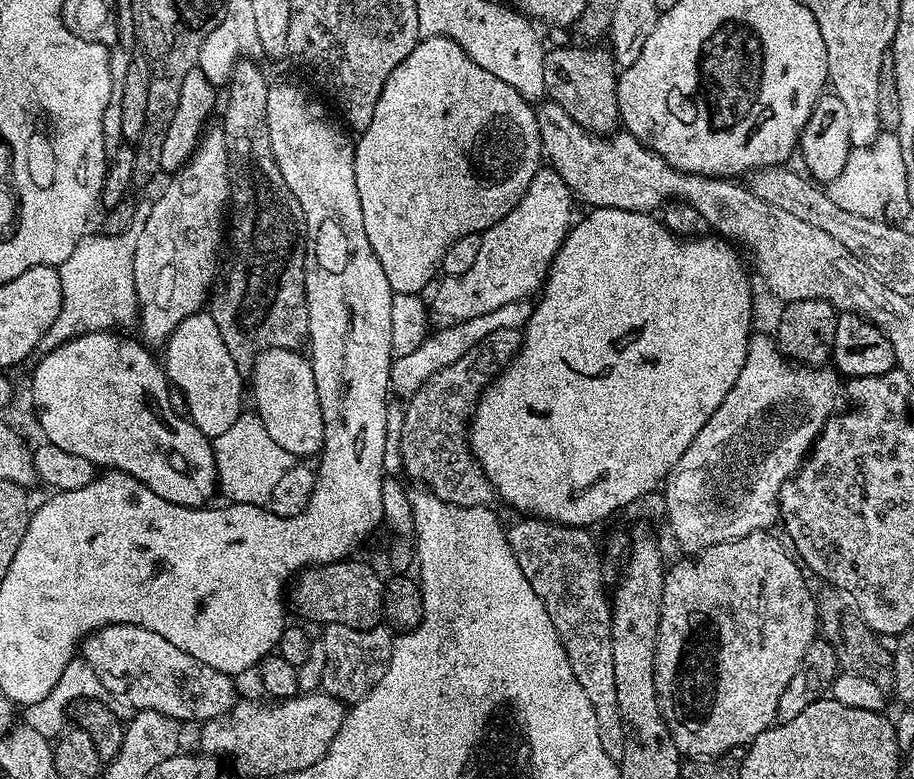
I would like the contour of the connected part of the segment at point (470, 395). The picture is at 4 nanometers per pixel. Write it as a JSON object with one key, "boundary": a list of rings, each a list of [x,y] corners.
{"boundary":[[[435,374],[425,380],[407,399],[407,404],[400,422],[400,436],[398,448],[400,458],[407,474],[426,484],[429,493],[448,503],[462,506],[491,505],[495,501],[495,488],[484,475],[479,464],[471,454],[471,448],[466,443],[467,425],[472,409],[479,400],[476,393],[476,384],[468,384],[468,378],[462,376],[436,376]]]}

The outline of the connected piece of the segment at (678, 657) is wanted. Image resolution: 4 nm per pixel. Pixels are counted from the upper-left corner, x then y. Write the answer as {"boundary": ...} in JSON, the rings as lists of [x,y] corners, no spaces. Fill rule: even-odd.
{"boundary":[[[765,530],[765,531],[762,531],[762,532],[751,532],[751,533],[750,533],[750,534],[746,534],[746,535],[745,535],[745,536],[743,536],[743,537],[742,537],[742,538],[738,538],[738,539],[737,539],[737,540],[727,540],[727,541],[726,541],[726,542],[722,542],[722,543],[721,543],[721,544],[715,544],[715,545],[714,545],[714,546],[710,546],[710,547],[709,547],[709,548],[706,548],[706,549],[704,549],[704,551],[703,551],[703,552],[697,552],[697,553],[695,553],[695,555],[693,555],[693,556],[692,556],[692,557],[691,557],[691,558],[684,558],[684,559],[688,559],[688,560],[680,560],[680,561],[678,561],[678,562],[677,562],[677,564],[676,564],[676,565],[674,565],[674,566],[673,566],[673,568],[672,568],[672,565],[671,565],[671,567],[669,567],[669,568],[668,568],[668,569],[667,569],[667,571],[665,571],[665,574],[664,574],[664,585],[663,585],[663,586],[662,586],[662,610],[661,610],[661,611],[660,611],[660,621],[659,621],[659,622],[658,622],[658,642],[657,642],[657,643],[656,643],[656,697],[657,697],[657,698],[658,698],[658,706],[659,706],[659,707],[660,707],[660,713],[661,713],[661,714],[662,714],[662,718],[663,718],[663,719],[664,719],[664,721],[665,721],[665,722],[666,722],[666,726],[667,726],[667,727],[668,727],[668,729],[669,729],[669,730],[670,730],[670,738],[674,738],[674,746],[675,746],[675,747],[676,747],[676,748],[677,748],[677,749],[678,749],[678,750],[679,750],[679,751],[680,751],[680,754],[681,754],[681,757],[684,757],[684,758],[711,758],[711,757],[713,757],[713,756],[723,756],[723,755],[725,755],[725,754],[728,754],[728,753],[731,753],[731,752],[732,752],[732,751],[733,751],[733,750],[736,750],[736,747],[738,747],[738,746],[739,746],[739,744],[741,744],[741,746],[747,746],[747,745],[749,745],[749,744],[751,744],[751,743],[752,743],[752,740],[753,740],[753,739],[754,739],[754,738],[755,738],[755,736],[757,736],[757,735],[758,735],[758,734],[762,734],[762,733],[763,733],[763,732],[765,732],[765,731],[766,731],[766,730],[767,730],[767,728],[770,728],[770,727],[772,727],[772,725],[773,725],[773,724],[775,724],[775,723],[777,723],[777,719],[776,719],[776,711],[777,711],[777,710],[778,710],[778,698],[782,698],[782,690],[786,690],[786,685],[788,685],[788,684],[789,684],[789,683],[790,683],[790,678],[794,678],[794,674],[798,674],[798,670],[799,670],[799,669],[800,669],[800,667],[801,667],[801,666],[802,666],[802,658],[806,658],[806,650],[807,650],[807,649],[808,649],[808,647],[809,647],[809,646],[811,646],[811,645],[812,645],[812,642],[813,642],[813,640],[815,640],[815,639],[817,639],[817,636],[818,636],[818,617],[817,617],[817,615],[816,615],[816,598],[815,598],[815,595],[814,595],[814,592],[813,592],[813,589],[811,589],[811,590],[810,590],[810,589],[808,589],[808,580],[809,580],[809,577],[808,577],[808,576],[807,576],[807,575],[806,575],[806,572],[805,572],[805,569],[804,569],[804,568],[803,568],[803,567],[801,567],[801,565],[800,565],[800,564],[799,564],[799,563],[798,563],[798,560],[797,560],[797,557],[796,557],[796,556],[795,556],[795,555],[793,555],[793,553],[792,553],[792,552],[791,552],[791,551],[789,551],[789,549],[788,549],[788,548],[787,548],[787,547],[786,547],[786,544],[785,544],[785,541],[784,541],[784,540],[783,540],[783,539],[781,539],[781,540],[782,540],[782,541],[780,541],[780,540],[779,540],[779,538],[778,538],[778,537],[776,537],[776,536],[771,536],[771,535],[772,535],[772,534],[773,534],[773,533],[772,533],[772,532],[771,532],[771,531],[768,531],[768,530]]]}

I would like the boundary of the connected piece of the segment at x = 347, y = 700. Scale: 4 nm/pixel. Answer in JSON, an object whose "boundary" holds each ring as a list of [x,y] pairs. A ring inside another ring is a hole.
{"boundary":[[[330,624],[323,629],[322,639],[326,650],[326,670],[322,670],[320,688],[334,698],[343,700],[345,705],[357,704],[363,696],[386,674],[386,666],[392,657],[393,633],[387,627],[351,628],[345,624]]]}

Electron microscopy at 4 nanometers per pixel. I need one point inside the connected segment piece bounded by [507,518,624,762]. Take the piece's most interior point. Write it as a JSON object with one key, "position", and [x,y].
{"position":[562,562]}

